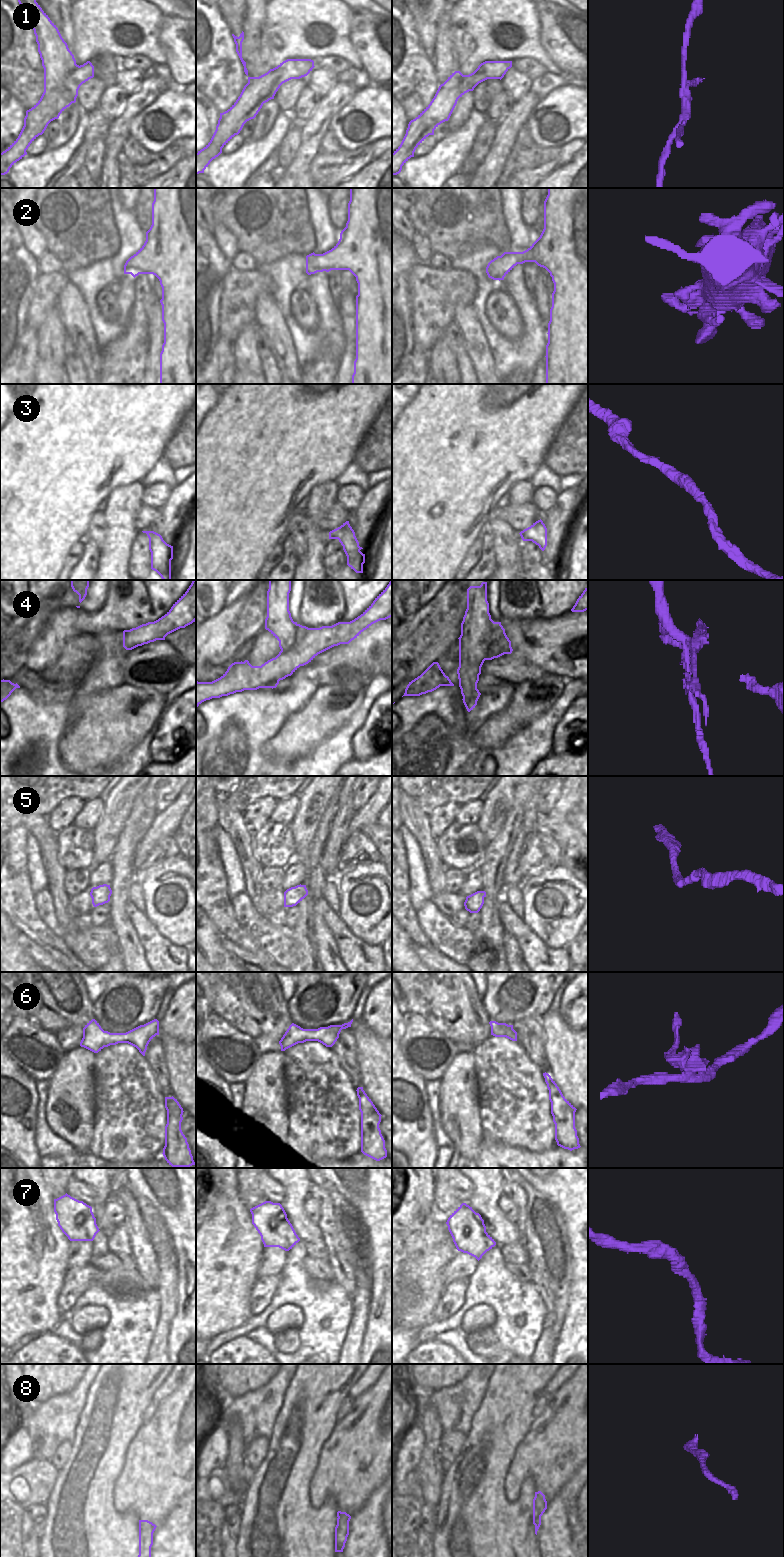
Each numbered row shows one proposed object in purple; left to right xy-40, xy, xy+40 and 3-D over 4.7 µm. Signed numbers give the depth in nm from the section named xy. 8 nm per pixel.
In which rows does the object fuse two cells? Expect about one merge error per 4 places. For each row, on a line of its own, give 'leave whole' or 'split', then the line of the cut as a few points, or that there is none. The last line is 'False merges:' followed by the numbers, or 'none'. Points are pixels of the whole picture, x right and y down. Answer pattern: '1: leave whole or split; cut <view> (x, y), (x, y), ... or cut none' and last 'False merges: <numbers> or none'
1: split; cut xy-40 (78, 65), (69, 73), (60, 86), (63, 101)
2: leave whole; cut none
3: leave whole; cut none
4: split; cut xy (284, 664), (279, 673), (258, 672)
5: leave whole; cut none
6: split; cut xy+40 (513, 1029), (505, 1034), (493, 1035)
7: leave whole; cut none
8: leave whole; cut none
False merges: 1, 4, 6

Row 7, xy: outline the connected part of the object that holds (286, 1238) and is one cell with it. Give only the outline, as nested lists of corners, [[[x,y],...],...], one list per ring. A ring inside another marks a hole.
[[[265,1201],[250,1209],[252,1224],[261,1236],[264,1247],[292,1249],[300,1238],[280,1203]]]

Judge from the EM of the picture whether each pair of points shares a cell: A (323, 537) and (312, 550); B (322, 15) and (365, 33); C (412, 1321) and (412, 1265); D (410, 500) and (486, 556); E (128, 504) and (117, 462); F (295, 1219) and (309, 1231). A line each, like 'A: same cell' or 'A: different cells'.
A: same cell
B: different cells
C: same cell
D: different cells
E: different cells
F: same cell

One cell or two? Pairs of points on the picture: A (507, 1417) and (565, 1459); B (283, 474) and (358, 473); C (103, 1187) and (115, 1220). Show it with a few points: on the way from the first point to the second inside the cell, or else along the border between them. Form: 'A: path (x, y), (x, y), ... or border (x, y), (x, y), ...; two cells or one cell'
A: border (533, 1420), (529, 1431), (515, 1451); two cells
B: border (352, 462), (334, 480); two cells
C: border (107, 1200), (104, 1213), (112, 1224); two cells

